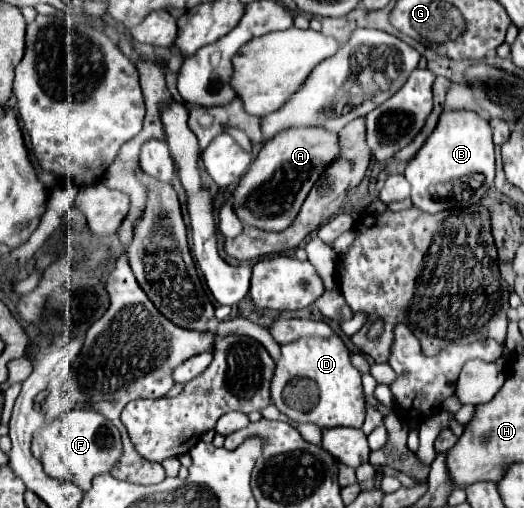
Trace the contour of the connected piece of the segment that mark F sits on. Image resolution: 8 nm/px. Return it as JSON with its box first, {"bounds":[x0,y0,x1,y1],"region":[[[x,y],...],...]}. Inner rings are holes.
{"bounds":[41,409,123,491],"region":[[[73,409],[61,419],[47,423],[41,429],[41,437],[45,445],[41,455],[45,473],[51,479],[73,483],[81,491],[89,491],[89,485],[95,475],[109,473],[117,465],[117,459],[121,457],[123,451],[119,429],[97,411]]]}

